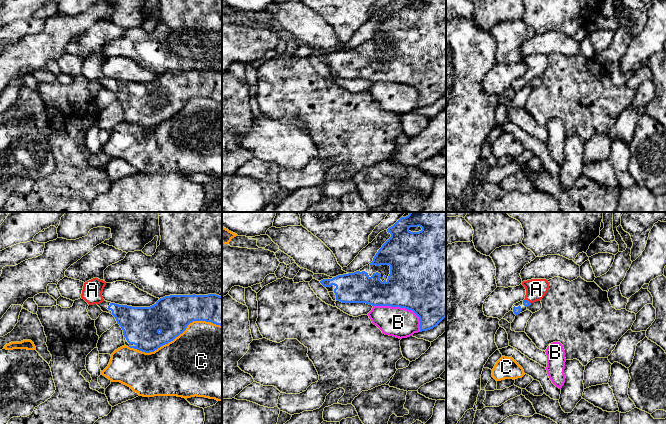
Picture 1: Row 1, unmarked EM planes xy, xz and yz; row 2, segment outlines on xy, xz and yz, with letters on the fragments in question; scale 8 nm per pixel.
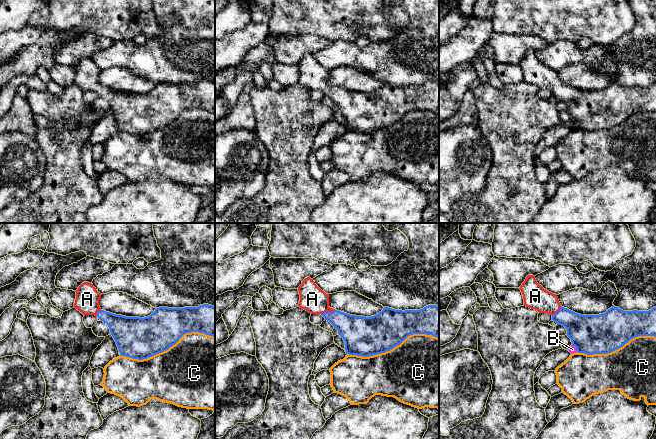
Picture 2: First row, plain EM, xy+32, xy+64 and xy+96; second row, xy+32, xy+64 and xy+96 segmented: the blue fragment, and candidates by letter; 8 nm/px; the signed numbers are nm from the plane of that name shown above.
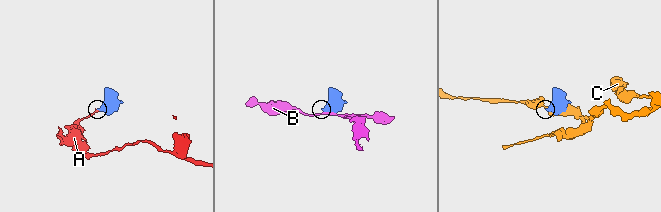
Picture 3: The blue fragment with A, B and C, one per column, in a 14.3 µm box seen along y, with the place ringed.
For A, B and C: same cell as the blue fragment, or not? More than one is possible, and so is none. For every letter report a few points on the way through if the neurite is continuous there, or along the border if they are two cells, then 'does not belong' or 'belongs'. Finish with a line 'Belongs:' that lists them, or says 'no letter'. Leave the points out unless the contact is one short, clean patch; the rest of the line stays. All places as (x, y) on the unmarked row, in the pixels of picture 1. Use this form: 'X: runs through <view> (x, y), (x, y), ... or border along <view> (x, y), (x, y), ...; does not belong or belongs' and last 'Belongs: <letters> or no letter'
A: runs through yz (526, 79), (526, 76), (536, 65); belongs
B: does not belong
C: does not belong
Belongs: A

